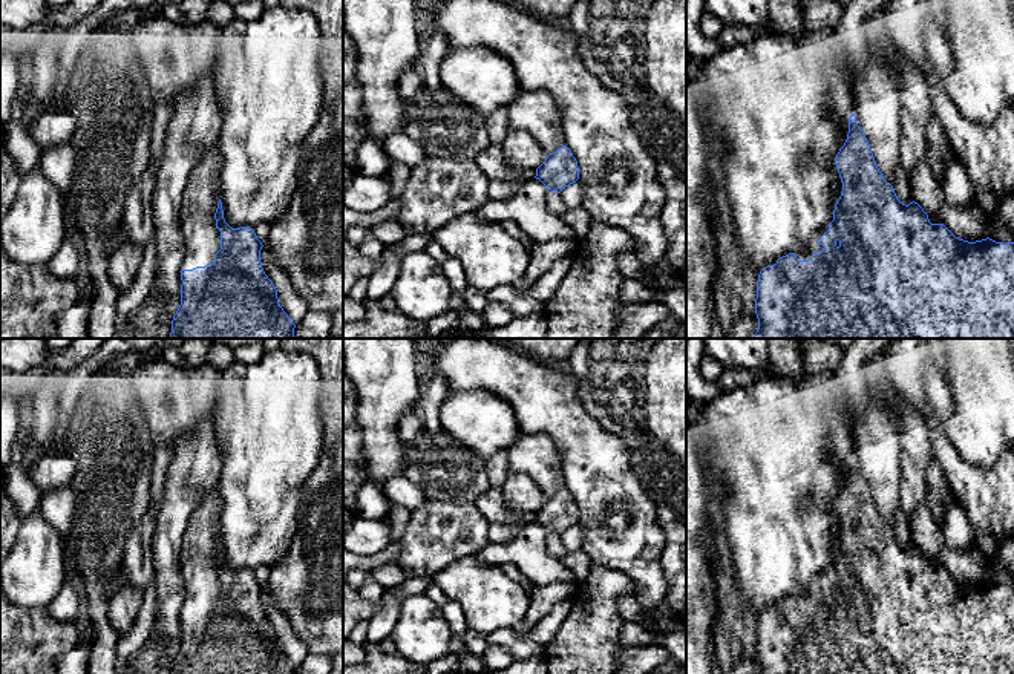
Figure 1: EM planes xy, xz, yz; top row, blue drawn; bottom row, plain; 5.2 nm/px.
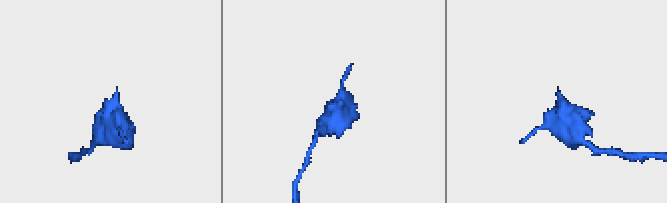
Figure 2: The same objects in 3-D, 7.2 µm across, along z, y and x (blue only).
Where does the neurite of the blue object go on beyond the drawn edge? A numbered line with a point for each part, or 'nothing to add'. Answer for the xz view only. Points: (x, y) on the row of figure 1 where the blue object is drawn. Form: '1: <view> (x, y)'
1: xz (535, 112)

